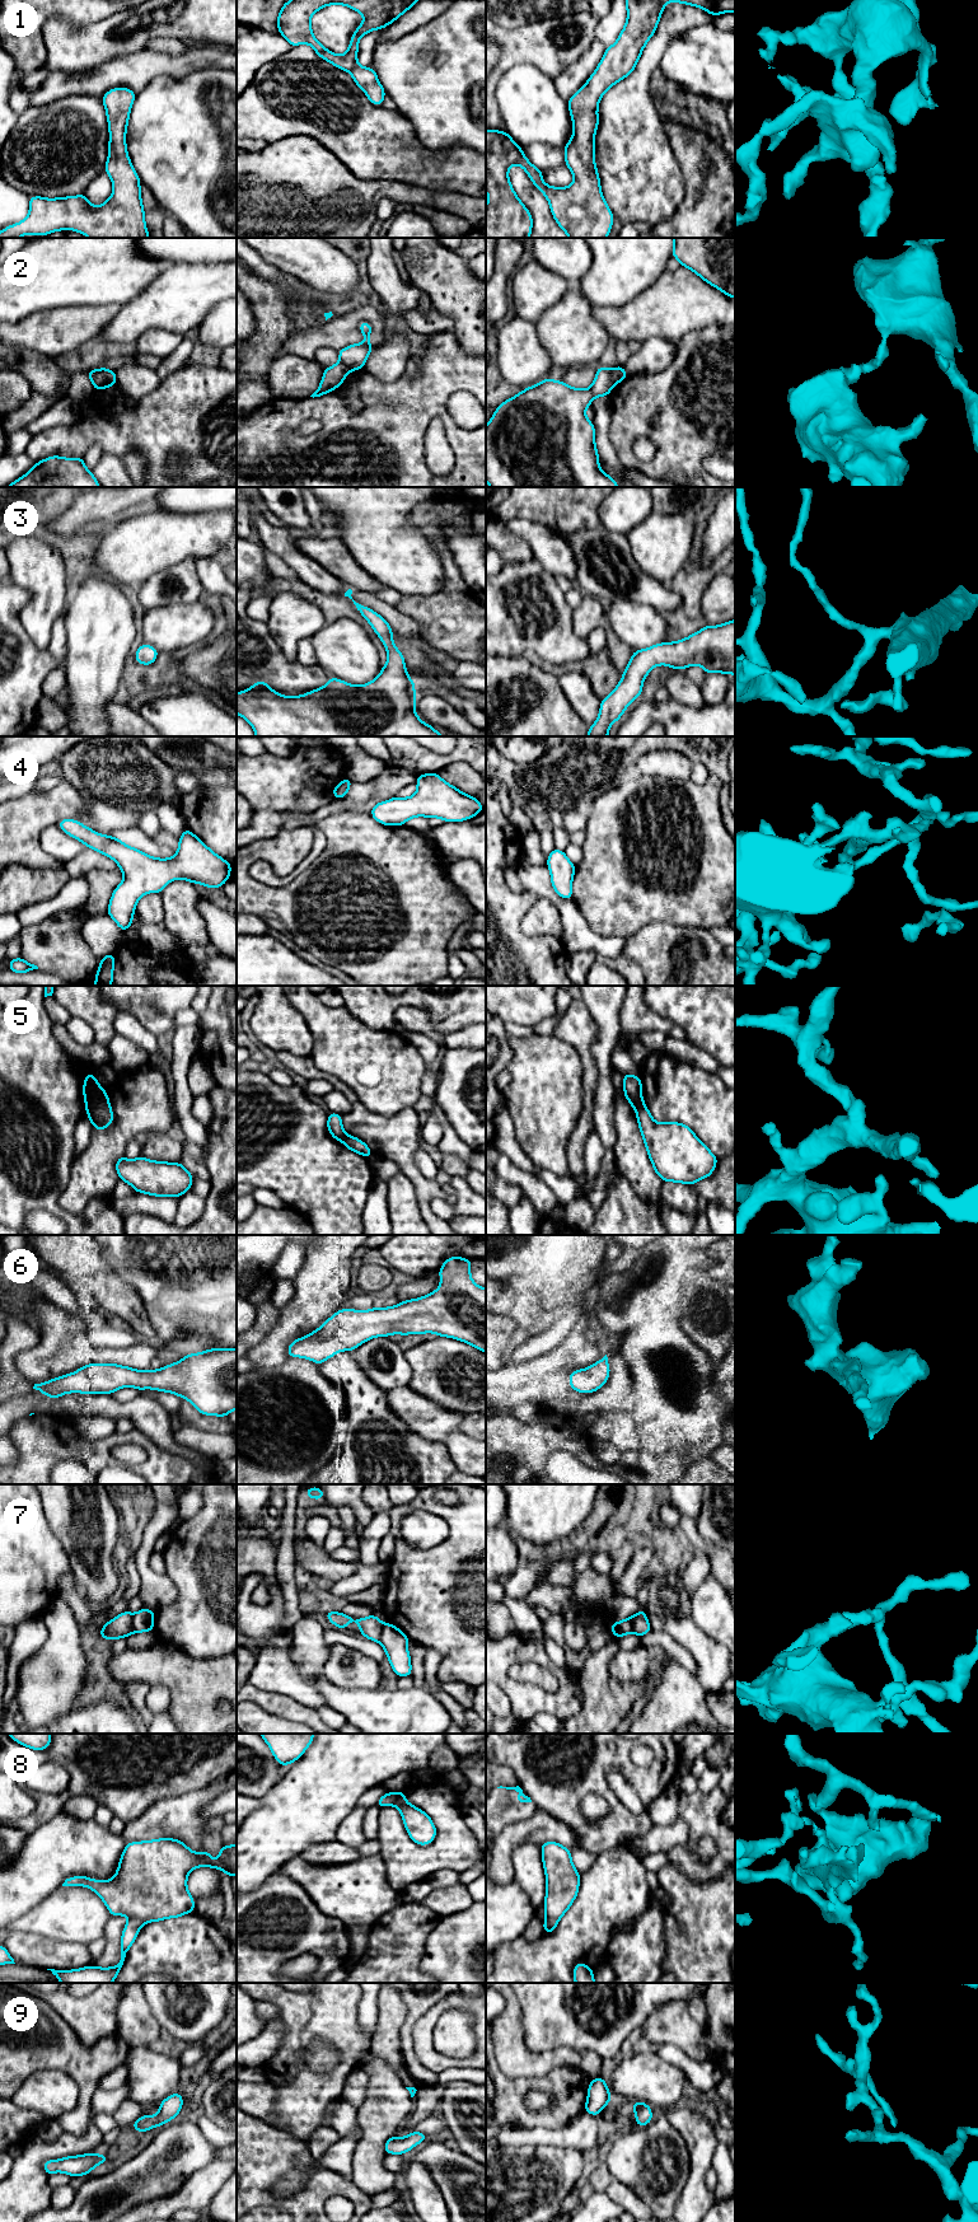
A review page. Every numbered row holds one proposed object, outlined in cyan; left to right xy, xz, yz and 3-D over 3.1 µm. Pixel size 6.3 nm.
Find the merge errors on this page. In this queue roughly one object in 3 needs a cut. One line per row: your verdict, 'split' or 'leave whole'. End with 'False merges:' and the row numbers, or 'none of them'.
1: leave whole
2: split
3: leave whole
4: leave whole
5: split
6: leave whole
7: split
8: leave whole
9: leave whole
False merges: 2, 5, 7

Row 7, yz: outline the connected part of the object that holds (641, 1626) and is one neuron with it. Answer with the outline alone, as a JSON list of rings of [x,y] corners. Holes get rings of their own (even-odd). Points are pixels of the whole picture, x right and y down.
[[[646,1614],[633,1615],[632,1618],[635,1634],[641,1637],[651,1632],[649,1619]]]

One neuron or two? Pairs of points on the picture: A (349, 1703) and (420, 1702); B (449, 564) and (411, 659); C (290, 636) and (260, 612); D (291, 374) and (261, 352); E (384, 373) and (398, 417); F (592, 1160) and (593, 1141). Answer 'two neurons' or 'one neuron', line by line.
A: one neuron
B: two neurons
C: two neurons
D: two neurons
E: two neurons
F: one neuron

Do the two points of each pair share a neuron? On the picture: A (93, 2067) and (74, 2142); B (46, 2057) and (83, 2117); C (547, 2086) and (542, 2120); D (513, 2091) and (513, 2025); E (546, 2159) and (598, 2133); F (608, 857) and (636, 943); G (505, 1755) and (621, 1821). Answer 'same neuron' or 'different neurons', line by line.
A: different neurons
B: same neuron
C: same neuron
D: different neurons
E: different neurons
F: different neurons
G: same neuron

